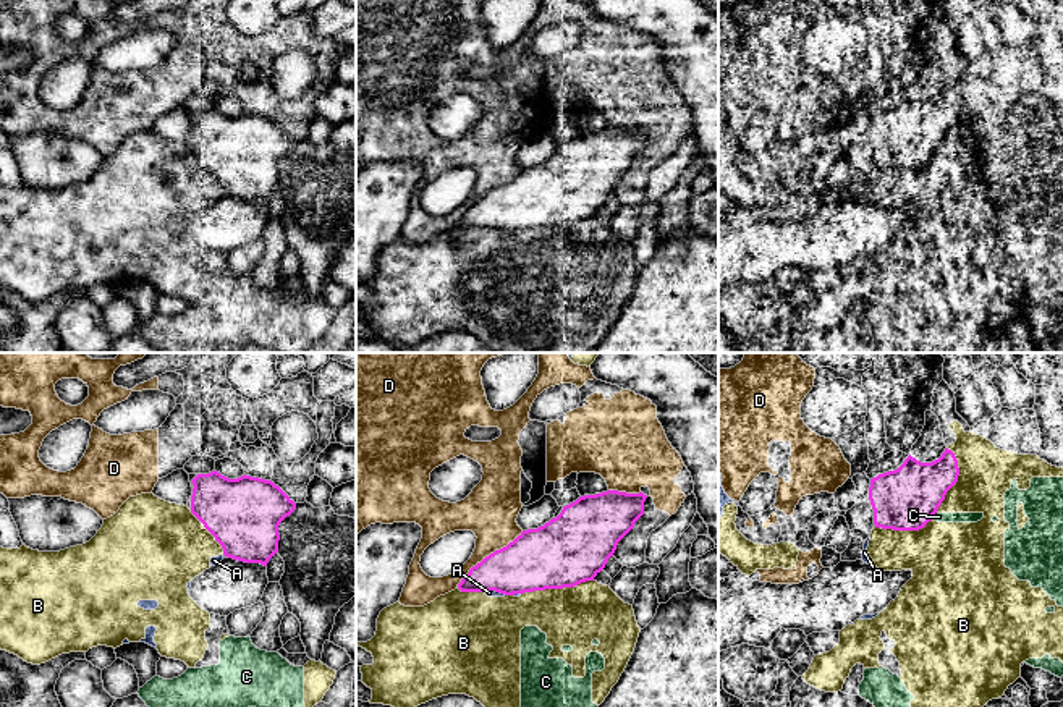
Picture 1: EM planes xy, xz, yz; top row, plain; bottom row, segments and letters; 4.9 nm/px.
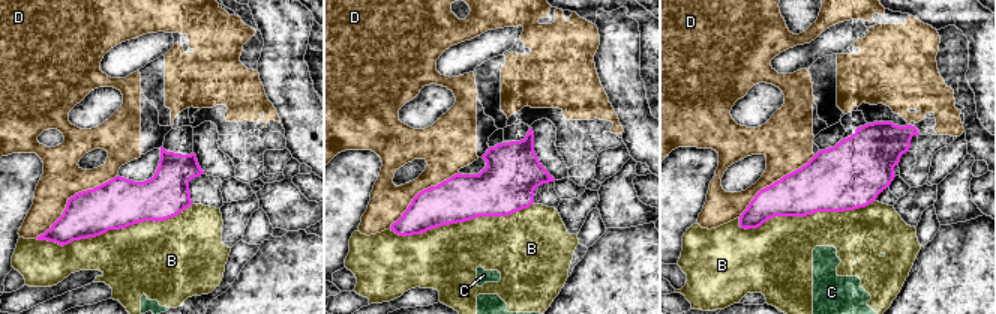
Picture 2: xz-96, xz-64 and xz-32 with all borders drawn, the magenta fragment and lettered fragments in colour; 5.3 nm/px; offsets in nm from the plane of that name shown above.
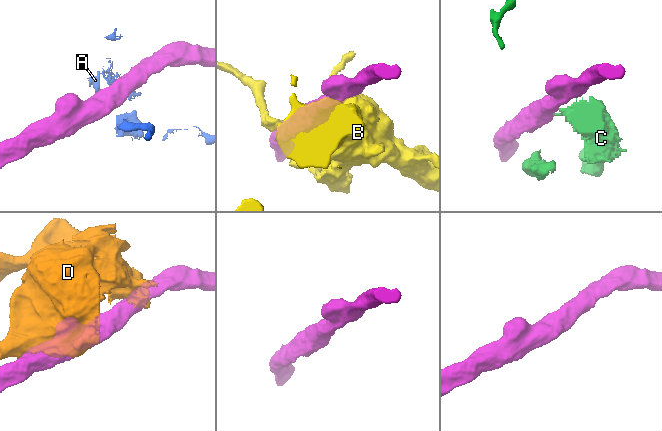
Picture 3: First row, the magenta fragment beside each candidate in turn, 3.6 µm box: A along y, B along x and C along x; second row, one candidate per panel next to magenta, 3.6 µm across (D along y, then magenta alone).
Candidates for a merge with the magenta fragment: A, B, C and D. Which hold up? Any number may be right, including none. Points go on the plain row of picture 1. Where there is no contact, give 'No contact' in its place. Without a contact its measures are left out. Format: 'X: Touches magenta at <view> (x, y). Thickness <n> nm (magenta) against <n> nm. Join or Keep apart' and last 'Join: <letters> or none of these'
A: Touches magenta at xz (495, 228). Thickness 300 nm (magenta) against 30 nm. Keep apart
B: Touches magenta at xz (557, 225). Thickness 360 nm (magenta) against 300 nm. Keep apart
C: Touches magenta at yz (934, 151). Thickness 320 nm (magenta) against 50 nm. Keep apart
D: Touches magenta at xz (489, 193). Thickness 300 nm (magenta) against 260 nm. Keep apart
Join: none of these

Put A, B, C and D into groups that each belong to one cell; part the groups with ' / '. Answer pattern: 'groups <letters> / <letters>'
groups A B C / D

